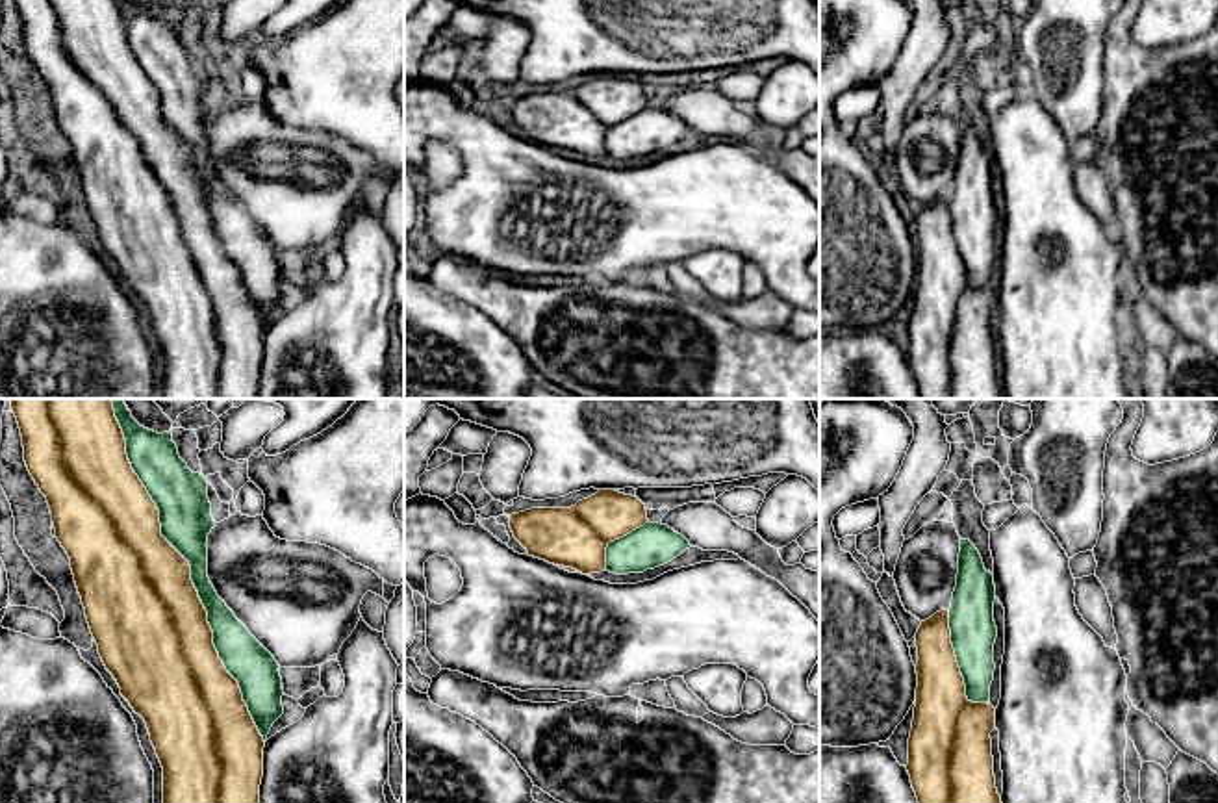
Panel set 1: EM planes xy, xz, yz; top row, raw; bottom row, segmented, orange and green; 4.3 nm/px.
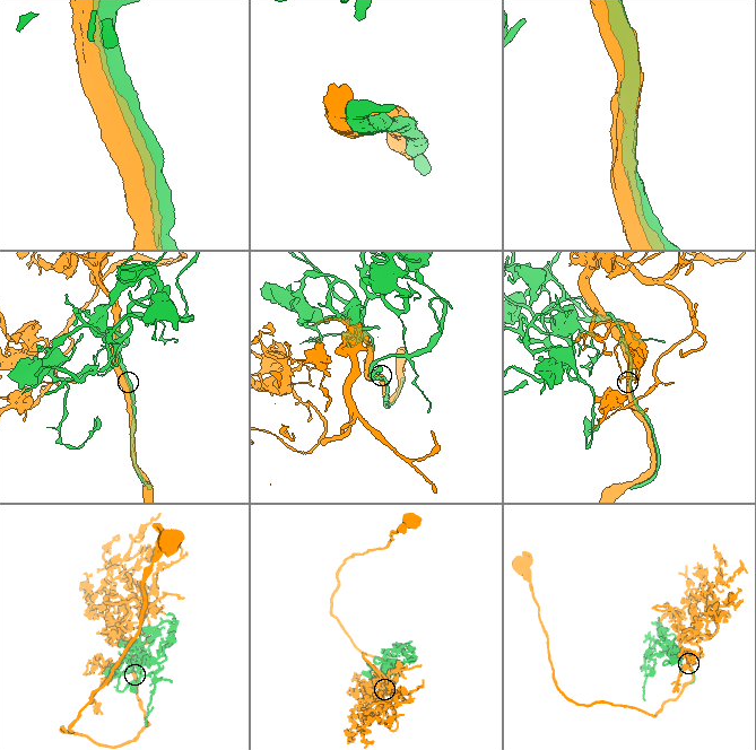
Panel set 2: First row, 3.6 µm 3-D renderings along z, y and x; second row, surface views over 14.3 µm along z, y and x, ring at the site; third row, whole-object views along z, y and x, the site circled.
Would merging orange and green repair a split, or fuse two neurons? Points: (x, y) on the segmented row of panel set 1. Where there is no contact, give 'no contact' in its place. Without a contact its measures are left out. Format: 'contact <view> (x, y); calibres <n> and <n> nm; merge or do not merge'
contact xy (190, 572); calibres 480 and 220 nm; merge

